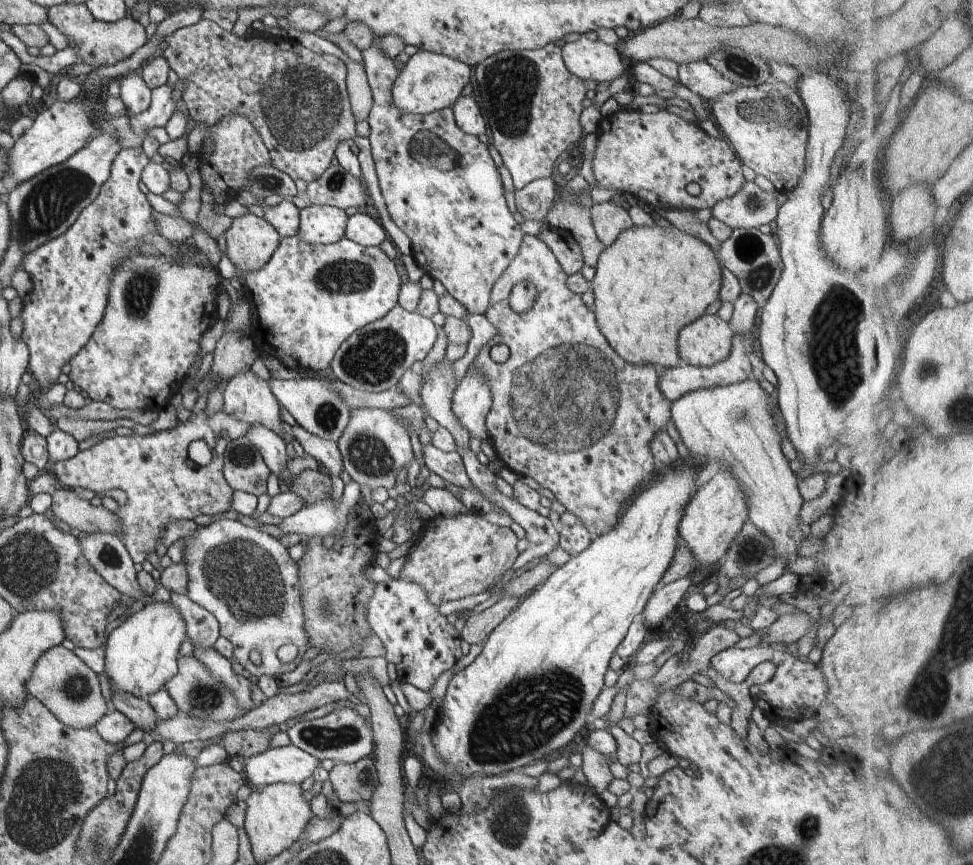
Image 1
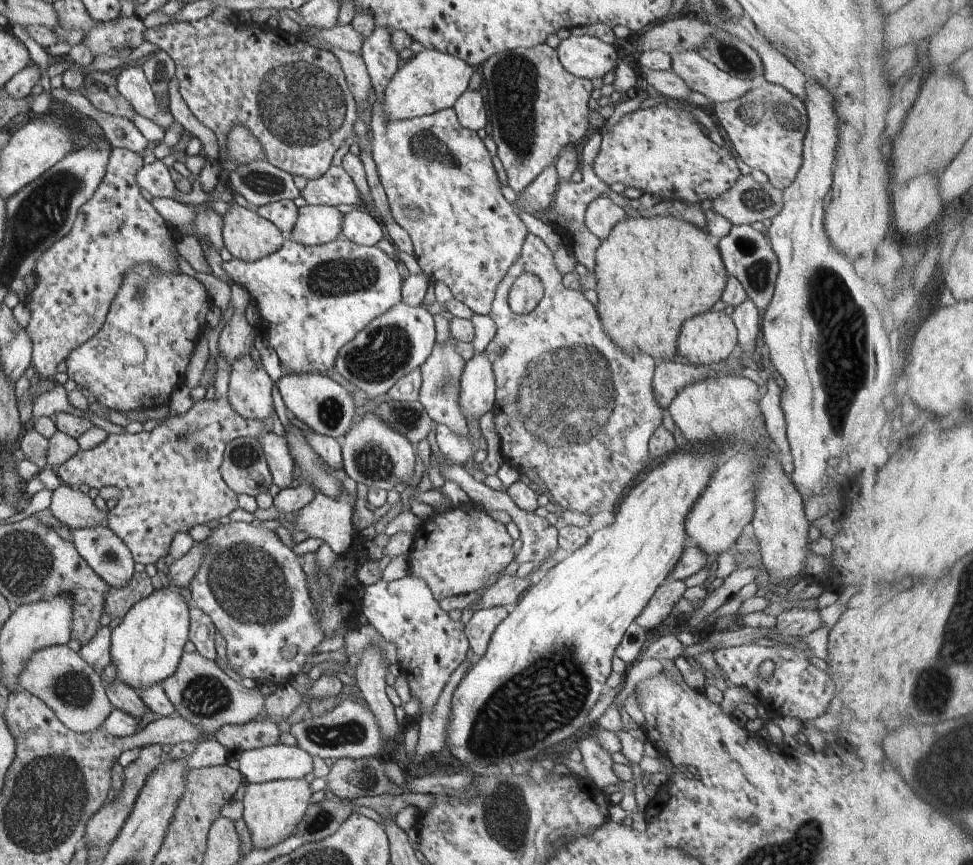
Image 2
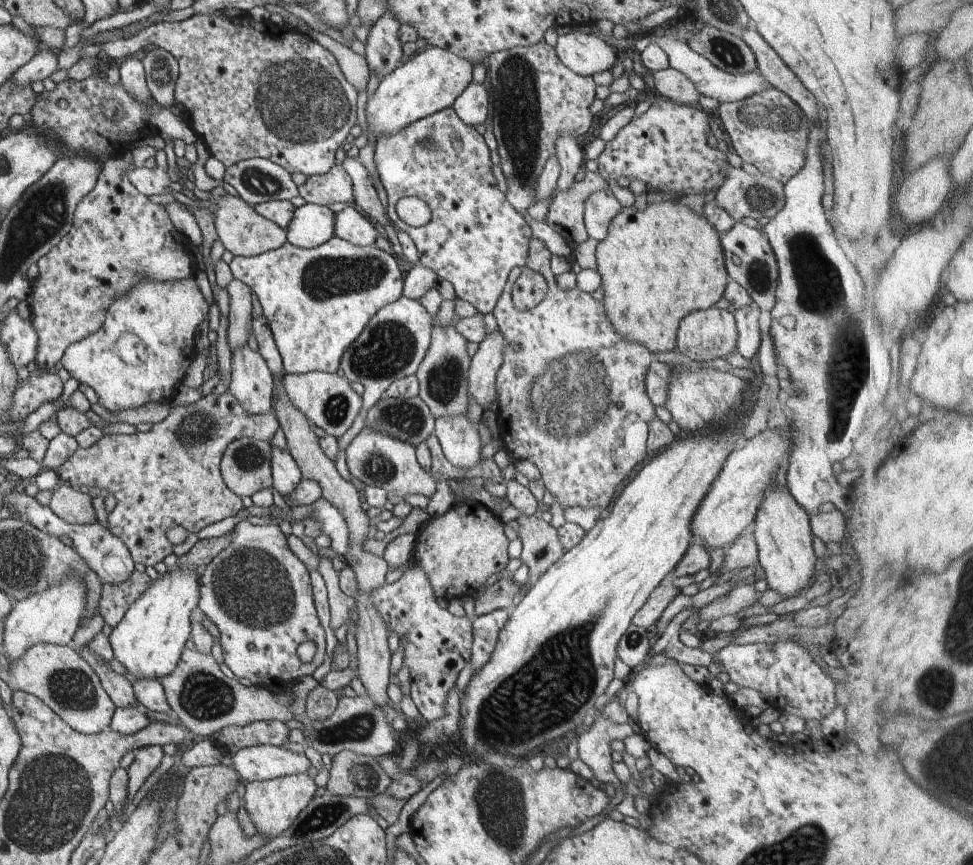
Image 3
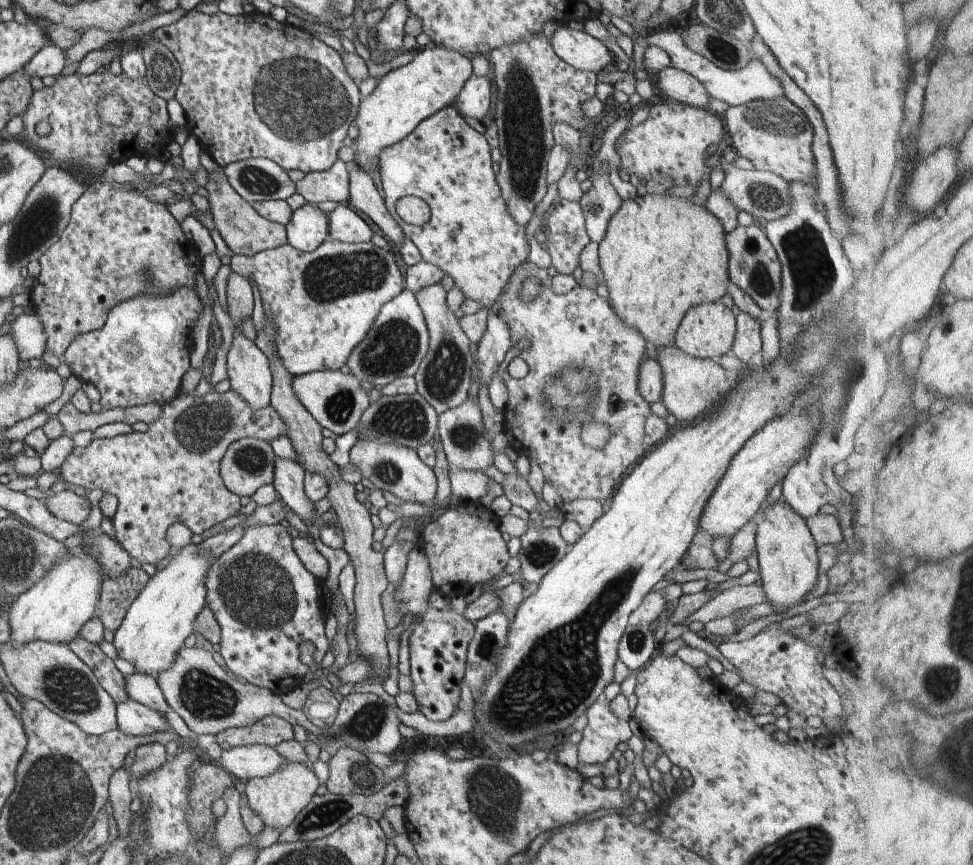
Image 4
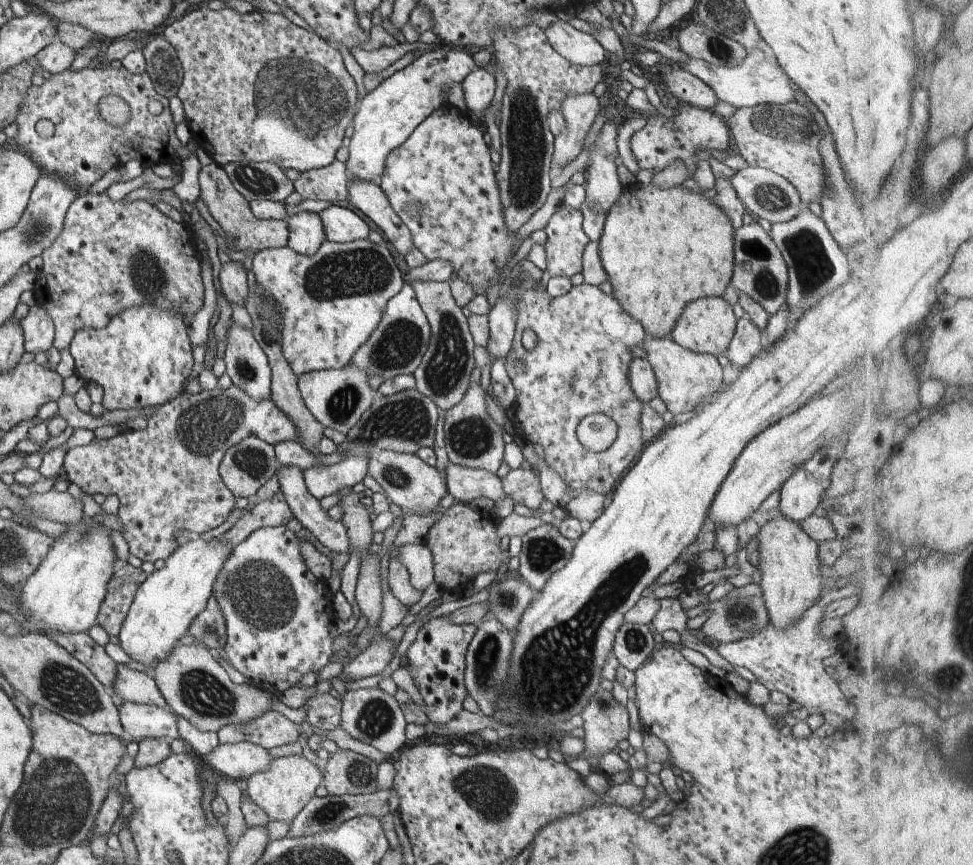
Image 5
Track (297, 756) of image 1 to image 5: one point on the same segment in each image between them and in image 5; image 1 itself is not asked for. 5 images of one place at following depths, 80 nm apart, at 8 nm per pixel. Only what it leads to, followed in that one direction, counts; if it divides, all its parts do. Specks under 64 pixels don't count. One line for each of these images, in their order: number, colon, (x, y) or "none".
2: (265, 764)
3: (264, 762)
4: (246, 762)
5: (241, 760)

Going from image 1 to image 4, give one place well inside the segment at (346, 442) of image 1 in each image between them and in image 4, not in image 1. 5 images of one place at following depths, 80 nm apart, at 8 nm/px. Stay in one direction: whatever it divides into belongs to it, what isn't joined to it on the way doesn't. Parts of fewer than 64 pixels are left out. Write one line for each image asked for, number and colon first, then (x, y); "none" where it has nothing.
2: (373, 454)
3: (376, 459)
4: (392, 468)

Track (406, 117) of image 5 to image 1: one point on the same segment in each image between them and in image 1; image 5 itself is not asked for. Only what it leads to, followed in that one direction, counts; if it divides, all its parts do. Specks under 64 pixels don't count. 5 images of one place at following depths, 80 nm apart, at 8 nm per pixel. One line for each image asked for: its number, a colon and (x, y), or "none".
1: (430, 82)
2: (431, 81)
3: (430, 80)
4: (404, 97)

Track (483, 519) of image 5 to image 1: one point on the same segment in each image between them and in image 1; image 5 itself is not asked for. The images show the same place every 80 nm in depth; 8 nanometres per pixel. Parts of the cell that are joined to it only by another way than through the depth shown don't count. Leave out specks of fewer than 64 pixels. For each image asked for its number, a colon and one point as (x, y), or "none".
1: (464, 555)
2: (462, 550)
3: (462, 551)
4: (464, 546)

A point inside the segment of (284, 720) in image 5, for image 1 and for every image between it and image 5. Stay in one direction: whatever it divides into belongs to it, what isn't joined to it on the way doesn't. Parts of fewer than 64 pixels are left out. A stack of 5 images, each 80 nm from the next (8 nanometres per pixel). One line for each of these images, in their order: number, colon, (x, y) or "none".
1: (239, 744)
2: (236, 739)
3: (229, 740)
4: (272, 730)

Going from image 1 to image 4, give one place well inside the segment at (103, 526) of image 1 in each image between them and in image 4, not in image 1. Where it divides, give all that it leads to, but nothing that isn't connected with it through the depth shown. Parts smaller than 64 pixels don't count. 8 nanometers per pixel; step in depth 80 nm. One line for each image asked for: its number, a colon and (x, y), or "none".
2: (73, 508)
3: (74, 507)
4: (67, 505)

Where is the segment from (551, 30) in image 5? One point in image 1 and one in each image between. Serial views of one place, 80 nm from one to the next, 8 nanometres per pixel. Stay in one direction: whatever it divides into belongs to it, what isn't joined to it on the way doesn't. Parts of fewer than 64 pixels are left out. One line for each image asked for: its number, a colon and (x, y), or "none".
1: (588, 58)
2: (586, 57)
3: (586, 54)
4: (575, 47)

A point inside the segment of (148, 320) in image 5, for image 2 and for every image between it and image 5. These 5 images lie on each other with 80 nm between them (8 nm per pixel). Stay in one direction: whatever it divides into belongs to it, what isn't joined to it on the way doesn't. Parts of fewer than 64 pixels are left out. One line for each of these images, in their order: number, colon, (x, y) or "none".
2: (137, 359)
3: (141, 354)
4: (140, 355)

